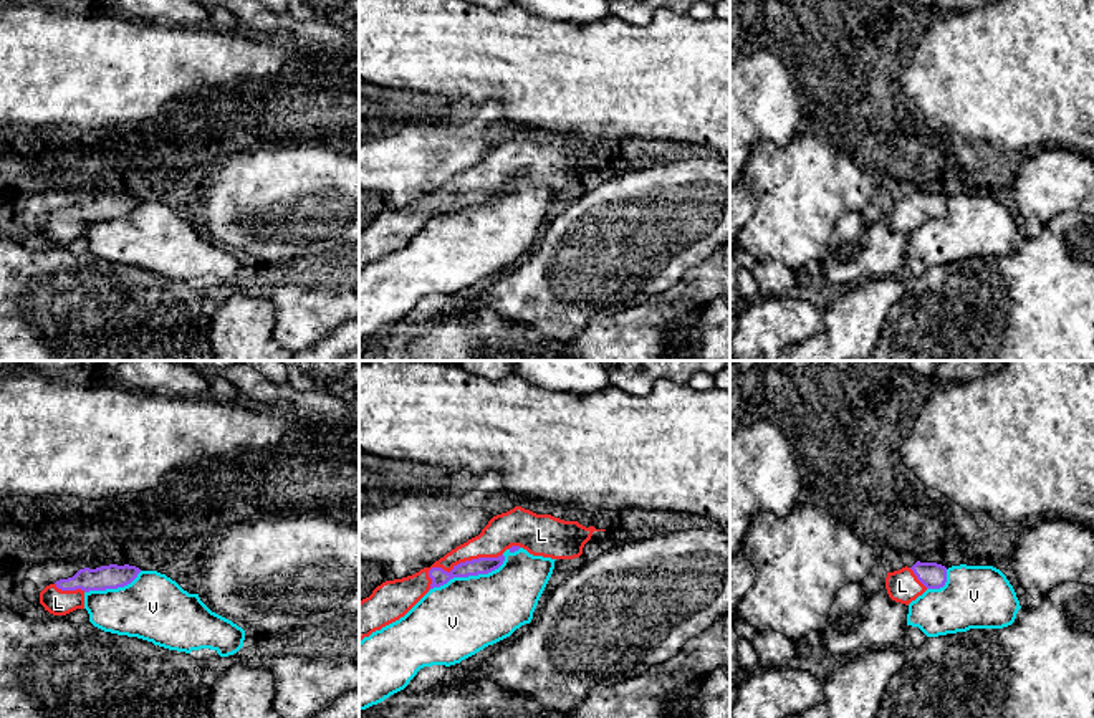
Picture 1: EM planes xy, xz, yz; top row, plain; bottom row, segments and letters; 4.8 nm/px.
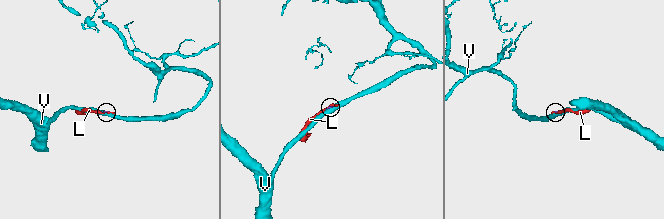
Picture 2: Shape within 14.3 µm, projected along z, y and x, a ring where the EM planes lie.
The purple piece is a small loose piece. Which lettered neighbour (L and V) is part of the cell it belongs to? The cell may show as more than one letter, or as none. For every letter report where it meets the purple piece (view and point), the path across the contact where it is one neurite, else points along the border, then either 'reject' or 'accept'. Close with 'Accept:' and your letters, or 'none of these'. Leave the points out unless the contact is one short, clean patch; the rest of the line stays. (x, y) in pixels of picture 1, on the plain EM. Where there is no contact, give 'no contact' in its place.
L: contact xz (457, 194); accept
V: contact xz (469, 204); reject
Accept: L

